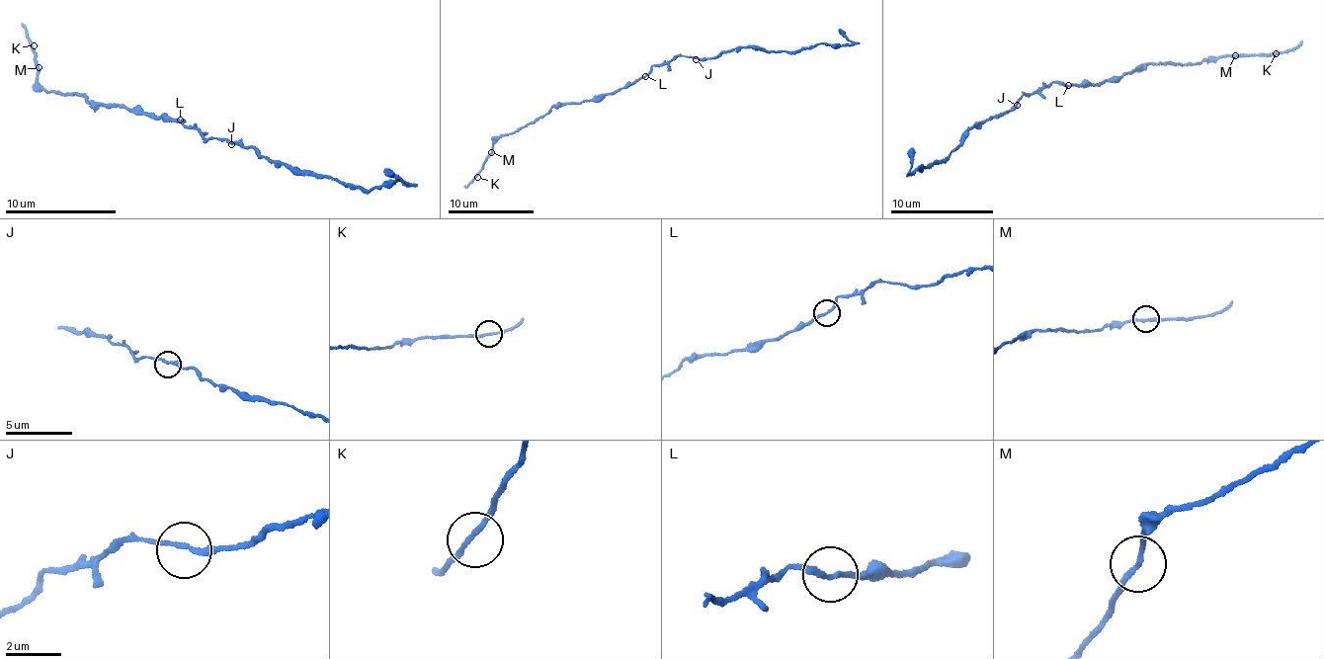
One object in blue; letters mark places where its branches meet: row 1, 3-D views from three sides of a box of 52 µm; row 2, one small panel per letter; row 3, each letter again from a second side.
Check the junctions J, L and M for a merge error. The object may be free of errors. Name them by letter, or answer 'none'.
none

